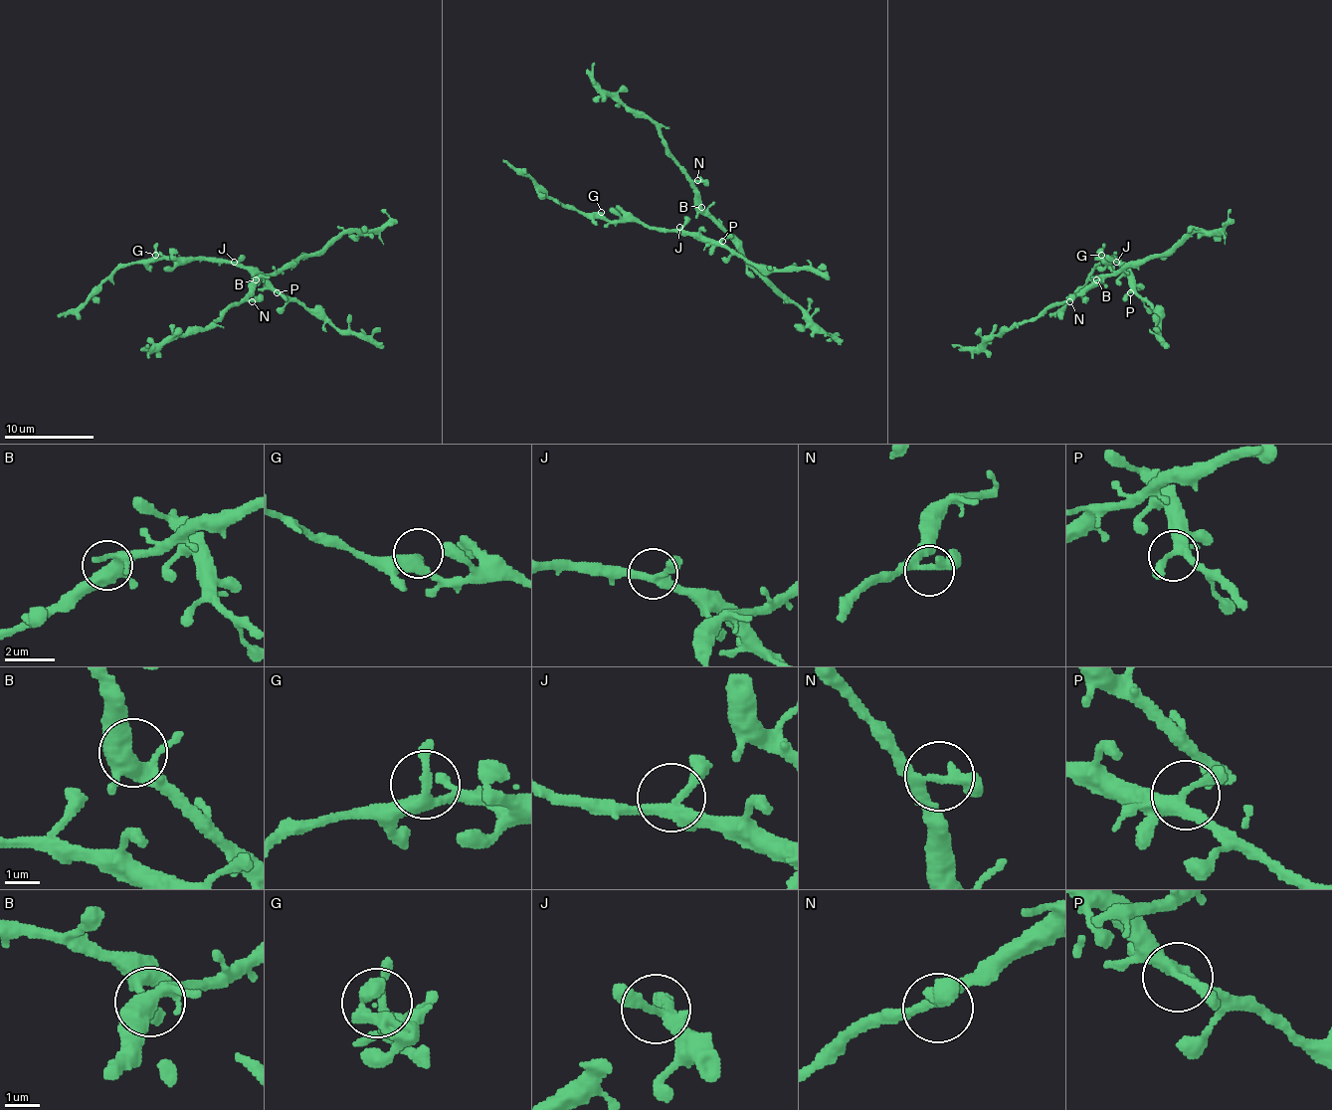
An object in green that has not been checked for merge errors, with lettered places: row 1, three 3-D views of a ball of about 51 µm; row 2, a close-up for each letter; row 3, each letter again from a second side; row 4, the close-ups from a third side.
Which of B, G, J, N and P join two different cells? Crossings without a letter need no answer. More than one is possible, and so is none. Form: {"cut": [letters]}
{"cut": []}

